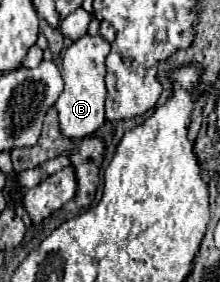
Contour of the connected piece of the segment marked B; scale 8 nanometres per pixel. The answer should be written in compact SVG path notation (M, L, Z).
M84 36L76 40L64 54L62 58L62 78L66 82L62 96L56 102L58 110L58 122L60 122L60 132L68 140L78 140L94 134L104 122L104 100L106 100L106 86L104 86L104 60L110 52L110 44L96 36Z

